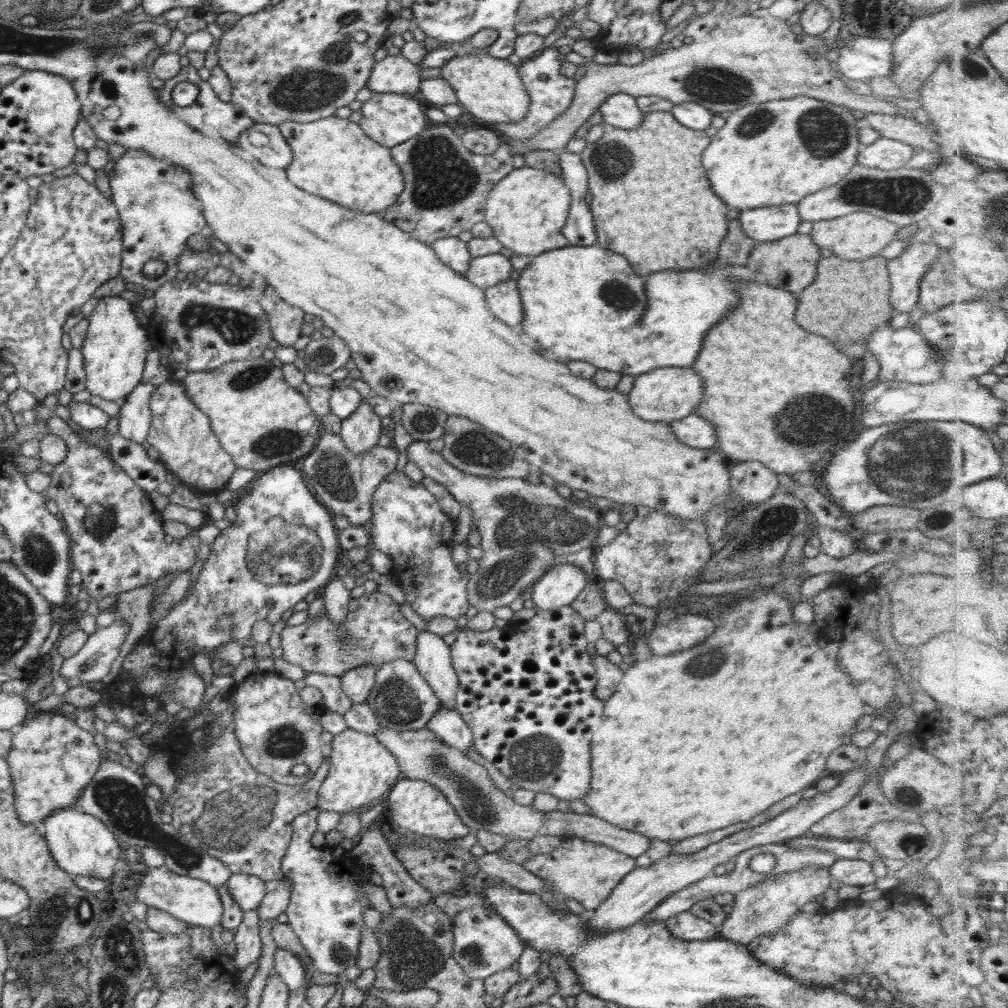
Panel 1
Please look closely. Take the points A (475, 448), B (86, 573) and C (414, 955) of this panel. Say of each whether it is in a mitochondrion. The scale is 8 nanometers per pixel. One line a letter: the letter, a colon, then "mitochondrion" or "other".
A: mitochondrion
B: other
C: mitochondrion

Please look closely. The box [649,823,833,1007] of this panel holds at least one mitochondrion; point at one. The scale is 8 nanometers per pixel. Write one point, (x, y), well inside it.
(754, 917)

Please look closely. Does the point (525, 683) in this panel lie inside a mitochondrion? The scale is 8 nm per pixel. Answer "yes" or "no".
no

